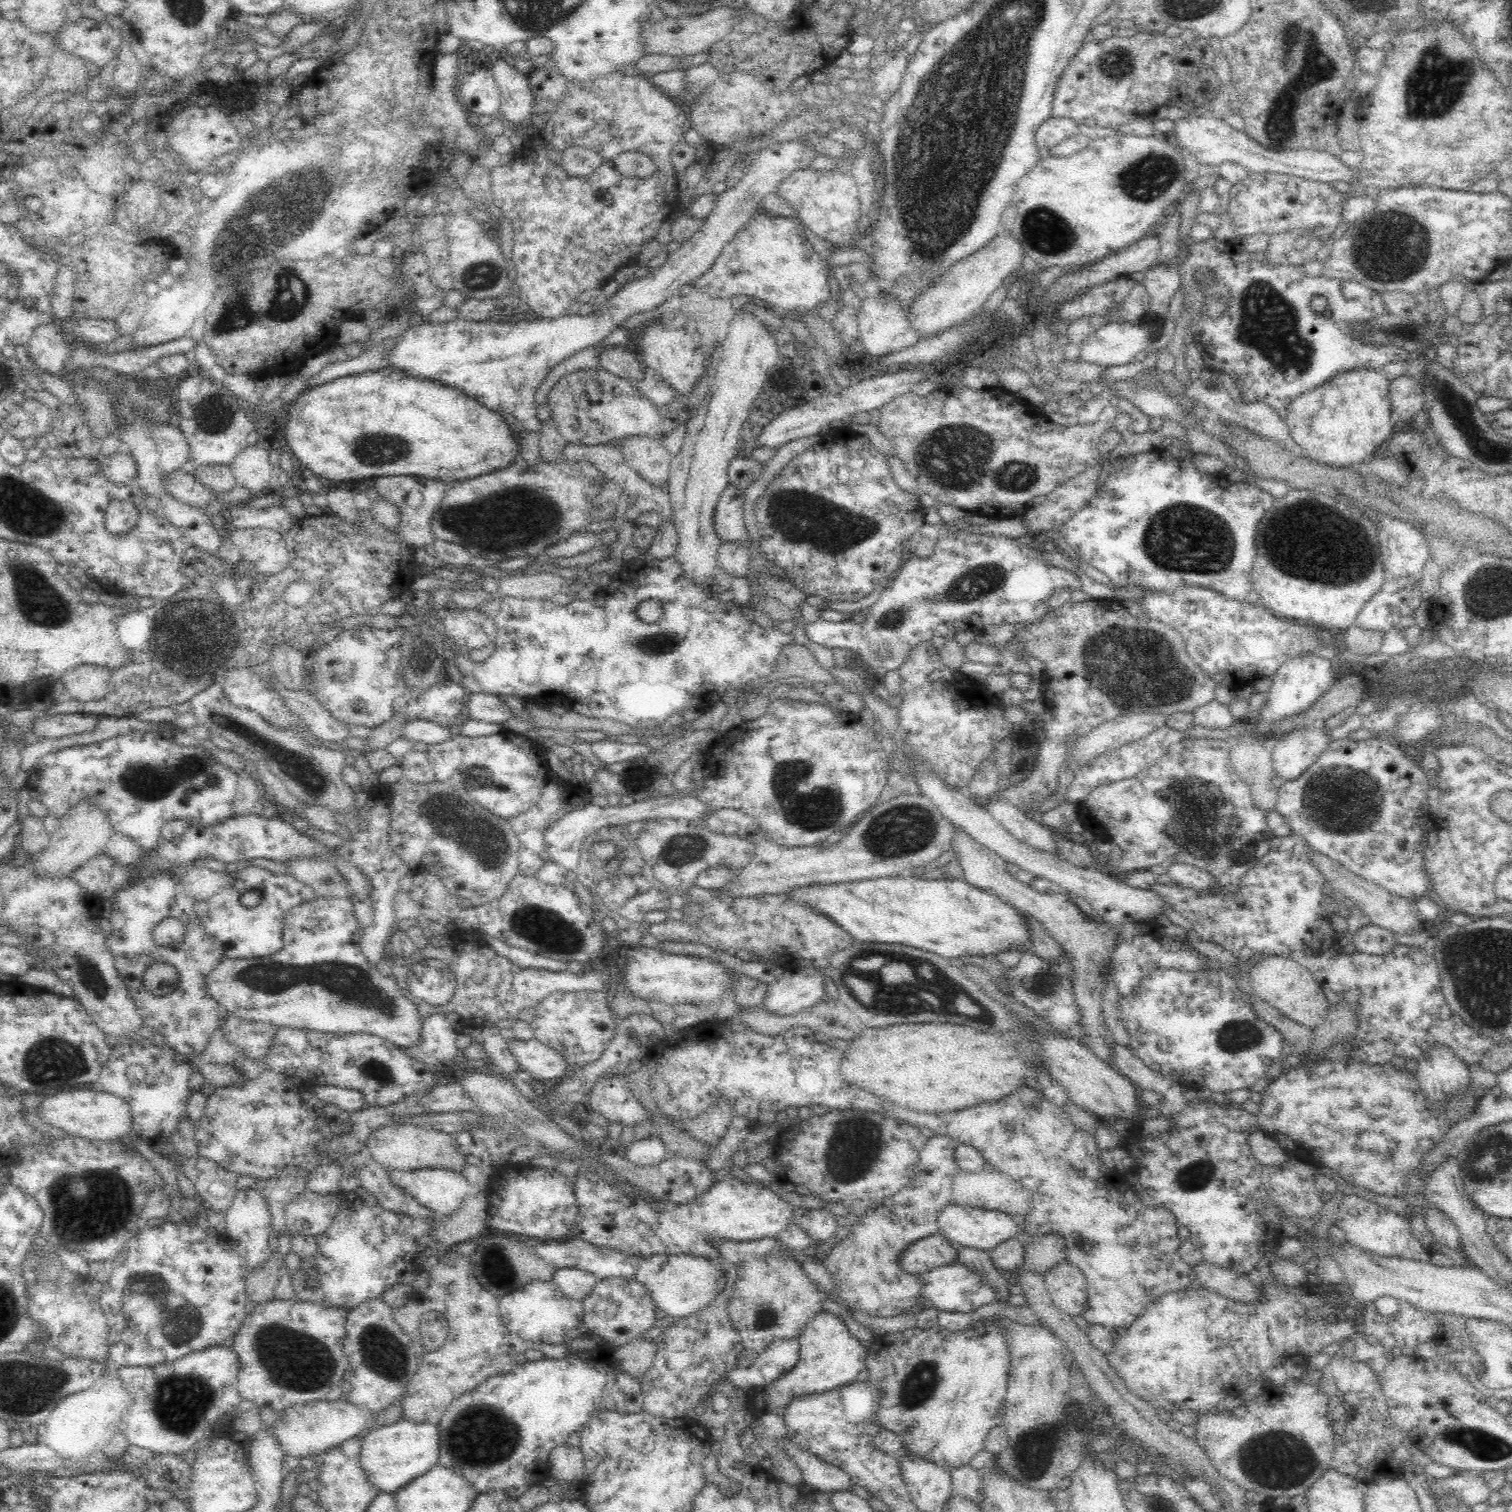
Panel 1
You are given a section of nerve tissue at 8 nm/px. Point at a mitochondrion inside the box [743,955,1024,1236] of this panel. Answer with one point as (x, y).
(856, 1145)

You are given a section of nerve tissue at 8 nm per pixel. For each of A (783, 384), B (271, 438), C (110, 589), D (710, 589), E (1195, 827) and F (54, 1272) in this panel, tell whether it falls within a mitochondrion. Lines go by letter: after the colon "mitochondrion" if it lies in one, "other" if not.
A: other
B: other
C: other
D: other
E: mitochondrion
F: other

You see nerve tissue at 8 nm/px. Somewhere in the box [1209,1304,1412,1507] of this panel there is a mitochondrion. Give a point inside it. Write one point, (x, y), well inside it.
(1278, 1462)

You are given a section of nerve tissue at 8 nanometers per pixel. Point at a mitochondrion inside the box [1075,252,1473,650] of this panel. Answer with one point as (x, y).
(1310, 542)

